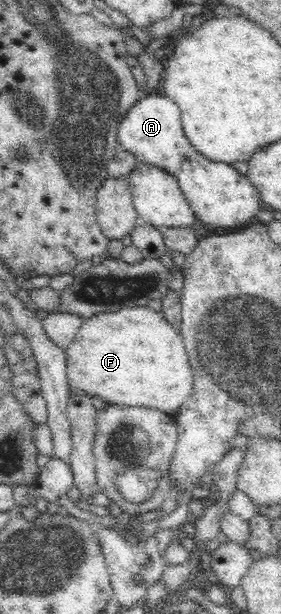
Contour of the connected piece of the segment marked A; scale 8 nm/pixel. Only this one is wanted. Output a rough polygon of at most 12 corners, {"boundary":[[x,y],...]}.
{"boundary":[[144,94],[119,147],[174,175],[197,220],[244,226],[264,208],[247,175],[192,147],[180,108]]}

